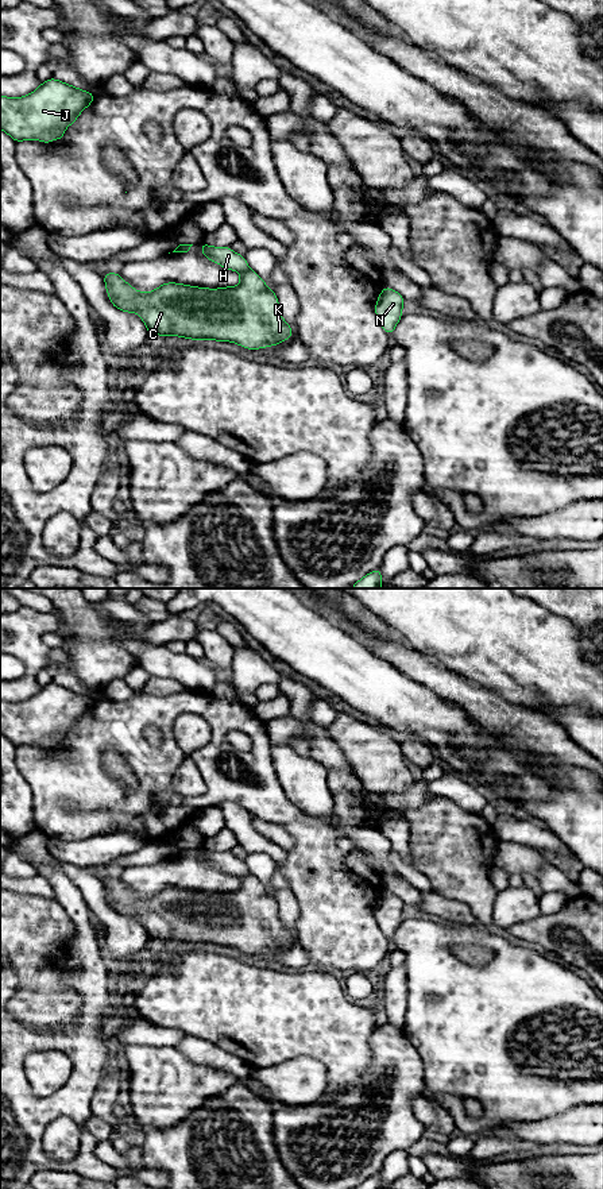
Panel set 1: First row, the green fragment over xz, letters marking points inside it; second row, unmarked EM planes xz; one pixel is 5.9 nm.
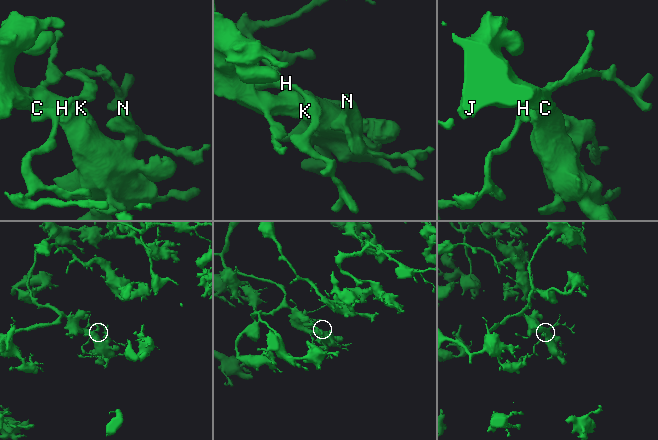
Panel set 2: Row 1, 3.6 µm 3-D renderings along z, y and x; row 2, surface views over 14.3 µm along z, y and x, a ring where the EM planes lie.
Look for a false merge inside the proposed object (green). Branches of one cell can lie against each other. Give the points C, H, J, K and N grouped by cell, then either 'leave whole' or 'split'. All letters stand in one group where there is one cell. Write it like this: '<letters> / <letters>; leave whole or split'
C J K N / H; split

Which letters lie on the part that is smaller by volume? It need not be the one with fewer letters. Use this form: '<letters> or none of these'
H

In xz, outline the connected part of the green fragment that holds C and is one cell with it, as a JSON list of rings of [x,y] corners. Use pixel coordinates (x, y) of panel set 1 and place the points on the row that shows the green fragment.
[[[251,269],[240,273],[240,283],[227,287],[198,287],[166,282],[152,292],[138,292],[119,273],[103,275],[111,304],[121,312],[138,313],[150,337],[178,336],[192,340],[231,341],[247,350],[260,350],[287,341],[293,328],[283,320],[279,301],[266,282]]]

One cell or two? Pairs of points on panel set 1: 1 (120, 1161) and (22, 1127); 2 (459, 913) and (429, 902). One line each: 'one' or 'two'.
1: two
2: one

